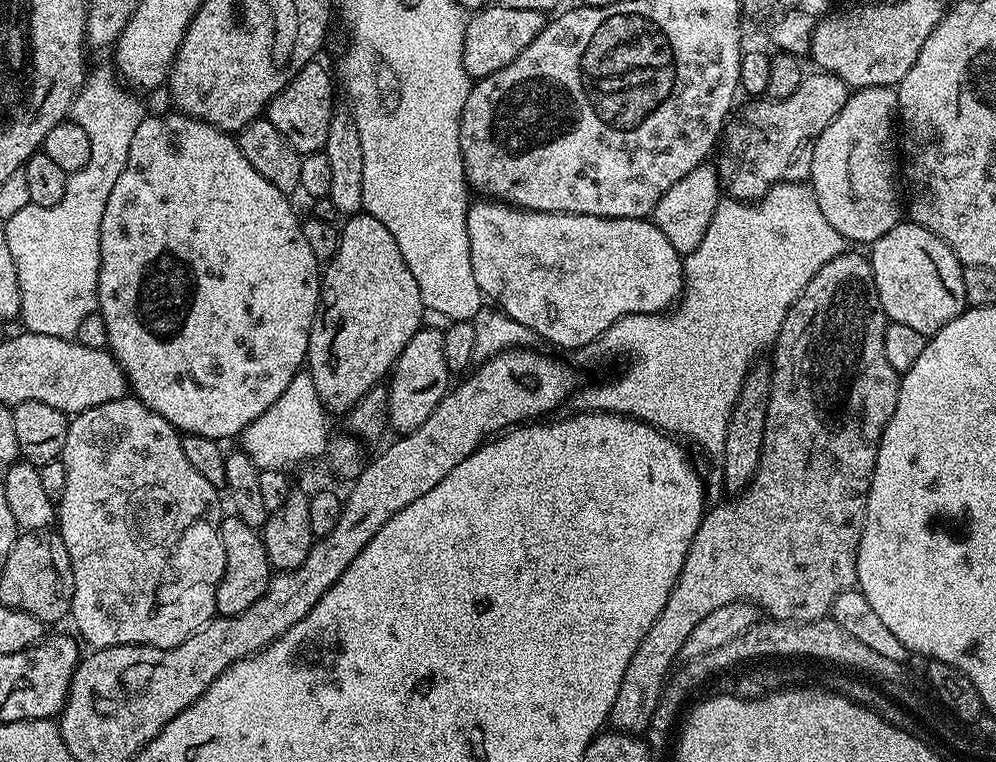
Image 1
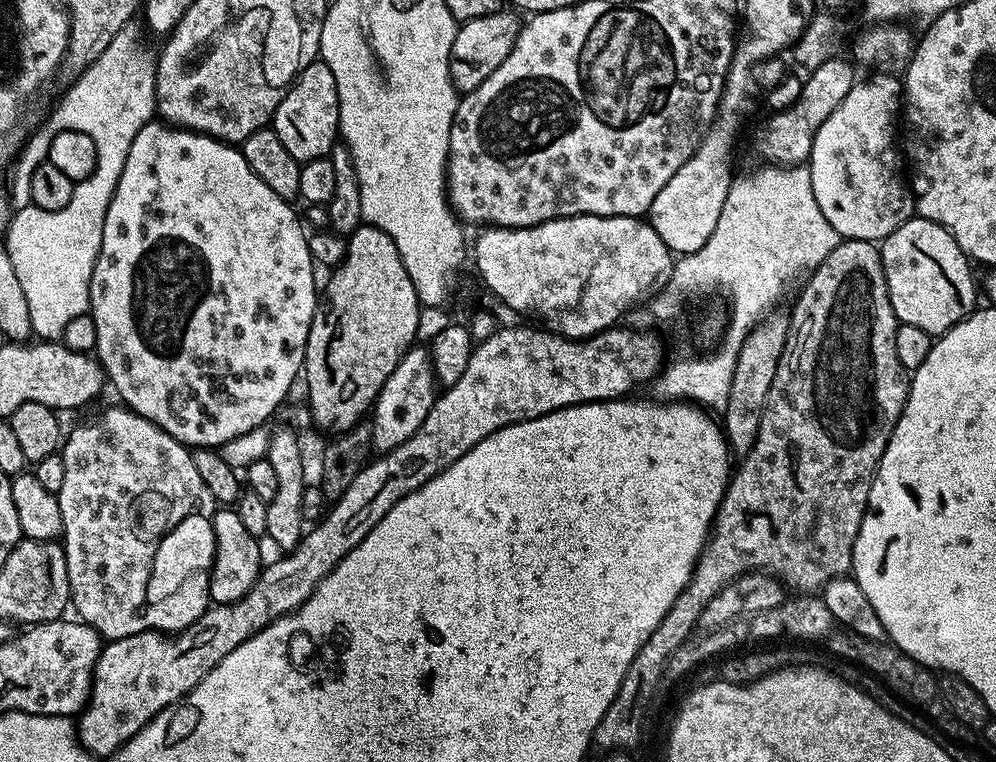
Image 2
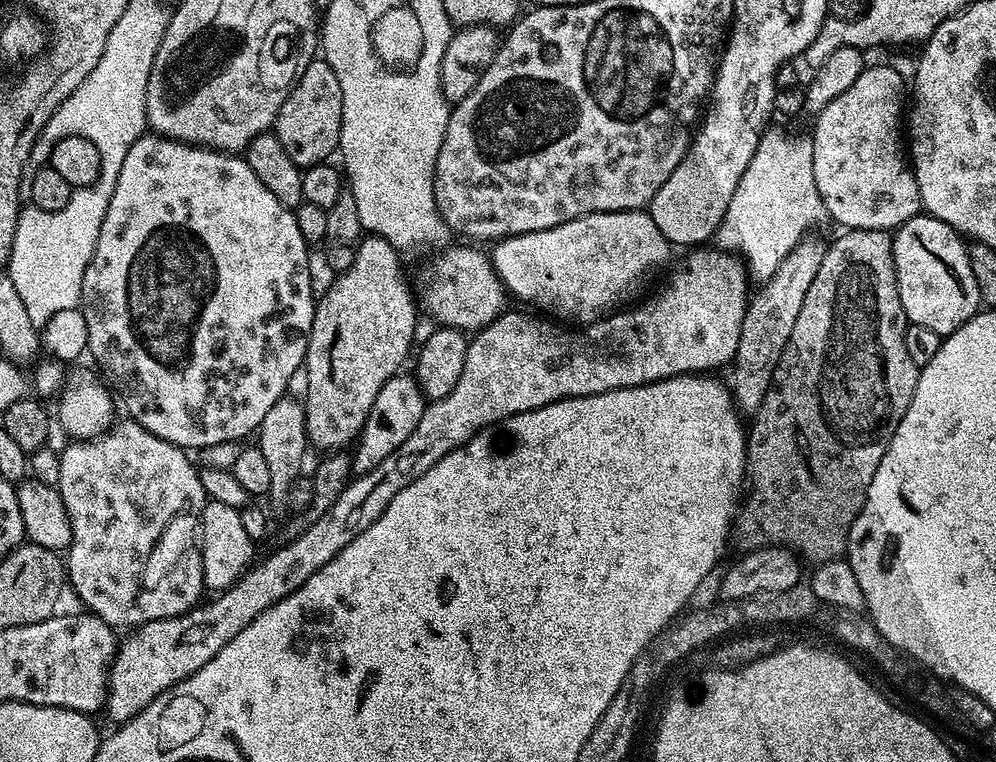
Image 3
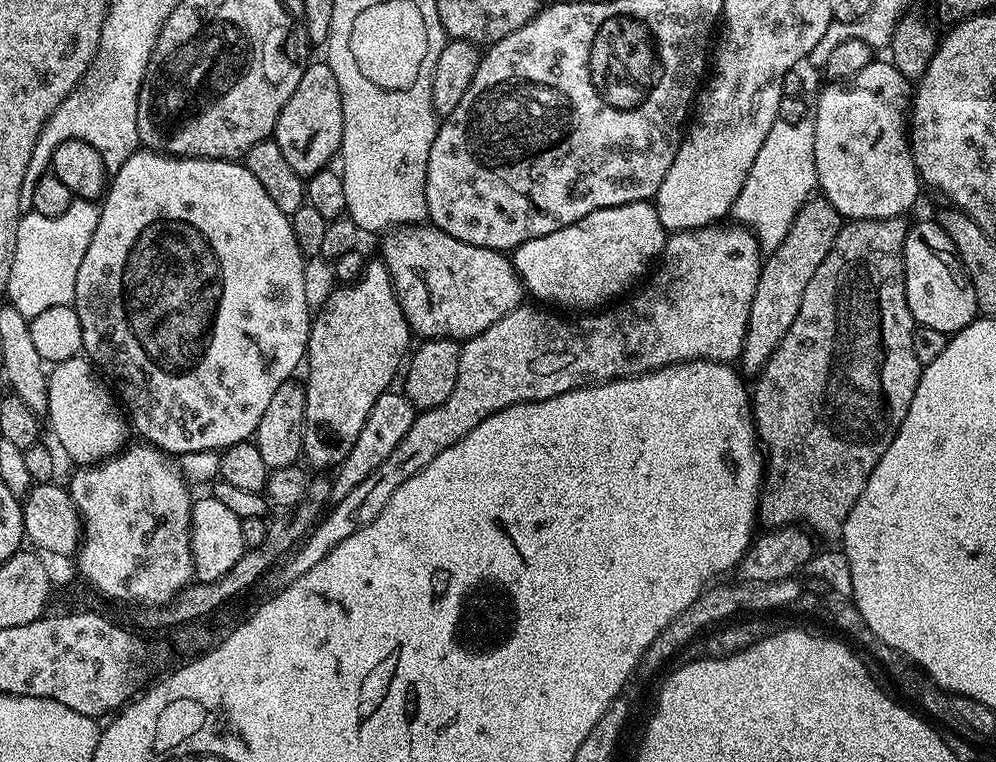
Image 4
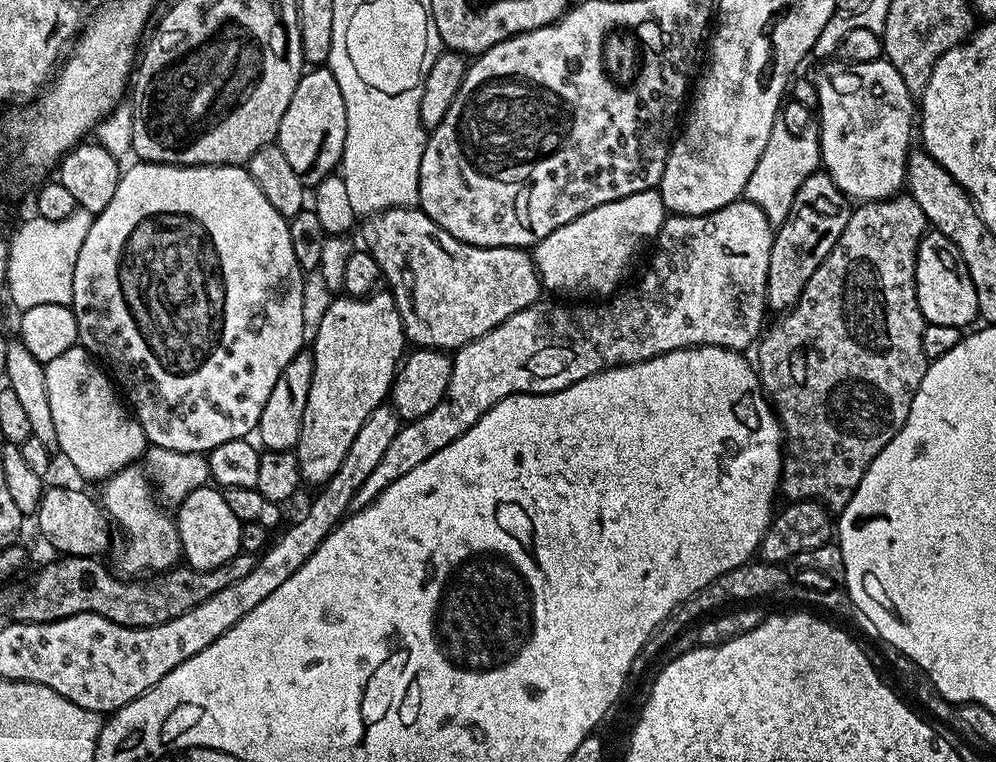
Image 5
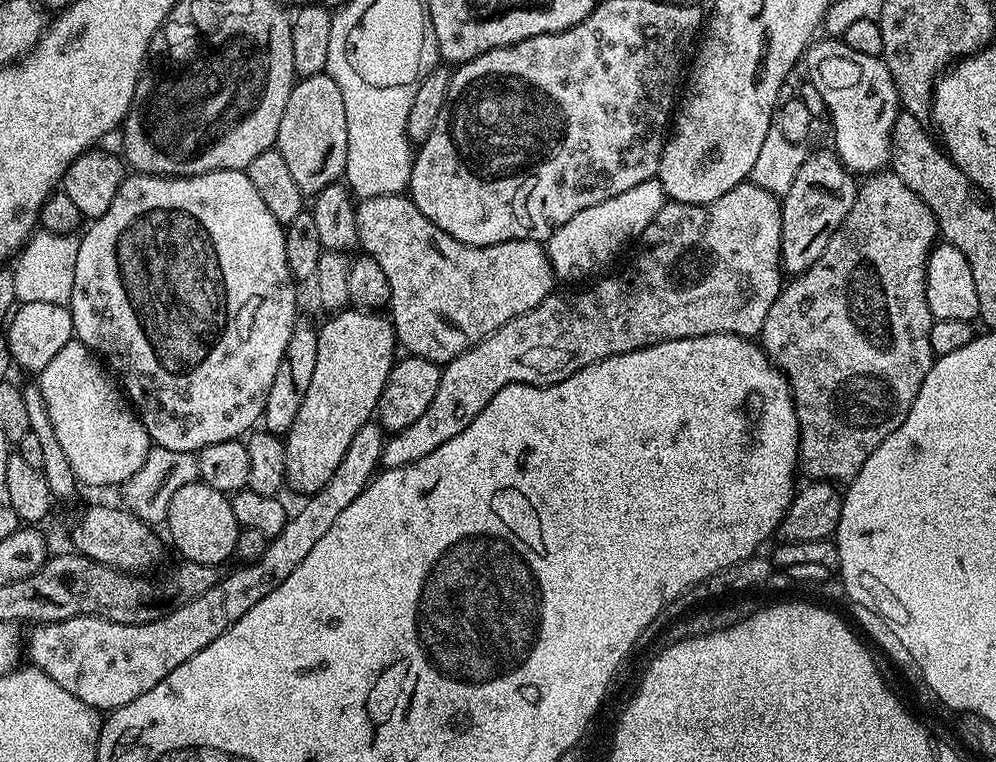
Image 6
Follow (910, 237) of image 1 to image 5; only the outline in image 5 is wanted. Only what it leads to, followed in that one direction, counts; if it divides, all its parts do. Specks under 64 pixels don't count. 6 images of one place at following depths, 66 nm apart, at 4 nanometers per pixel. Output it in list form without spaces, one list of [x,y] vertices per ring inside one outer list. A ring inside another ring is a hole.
[[[925,231],[916,251],[916,293],[918,310],[922,310],[925,321],[938,326],[954,326],[964,330],[972,319],[980,316],[978,294],[974,294],[974,282],[968,273],[958,246],[950,242],[941,232]]]

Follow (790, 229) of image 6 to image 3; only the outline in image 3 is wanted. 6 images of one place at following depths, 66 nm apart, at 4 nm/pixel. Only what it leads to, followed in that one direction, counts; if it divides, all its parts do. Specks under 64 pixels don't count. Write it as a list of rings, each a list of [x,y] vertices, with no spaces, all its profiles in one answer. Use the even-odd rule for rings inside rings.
[[[805,238],[782,258],[778,270],[770,279],[763,281],[760,288],[748,301],[748,309],[742,318],[742,334],[738,334],[738,350],[736,359],[731,365],[732,377],[726,380],[737,409],[745,417],[755,417],[762,406],[766,394],[772,385],[774,369],[782,358],[782,350],[786,350],[786,342],[790,342],[790,334],[794,334],[794,322],[798,322],[798,314],[802,310],[802,301],[814,277],[818,274],[818,266],[822,266],[825,241]],[[748,415],[748,416],[747,416]]]

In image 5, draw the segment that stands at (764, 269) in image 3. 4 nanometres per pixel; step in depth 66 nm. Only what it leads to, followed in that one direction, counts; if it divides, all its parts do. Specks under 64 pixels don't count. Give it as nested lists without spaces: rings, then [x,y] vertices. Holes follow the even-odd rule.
[[[778,122],[770,130],[770,139],[766,142],[766,150],[762,150],[762,158],[758,166],[754,166],[754,174],[750,174],[750,182],[746,182],[744,196],[754,202],[766,214],[773,226],[778,226],[790,214],[790,206],[794,202],[794,194],[798,194],[798,186],[810,178],[822,164],[820,158],[820,141],[811,131],[791,132],[786,130],[782,122]]]

